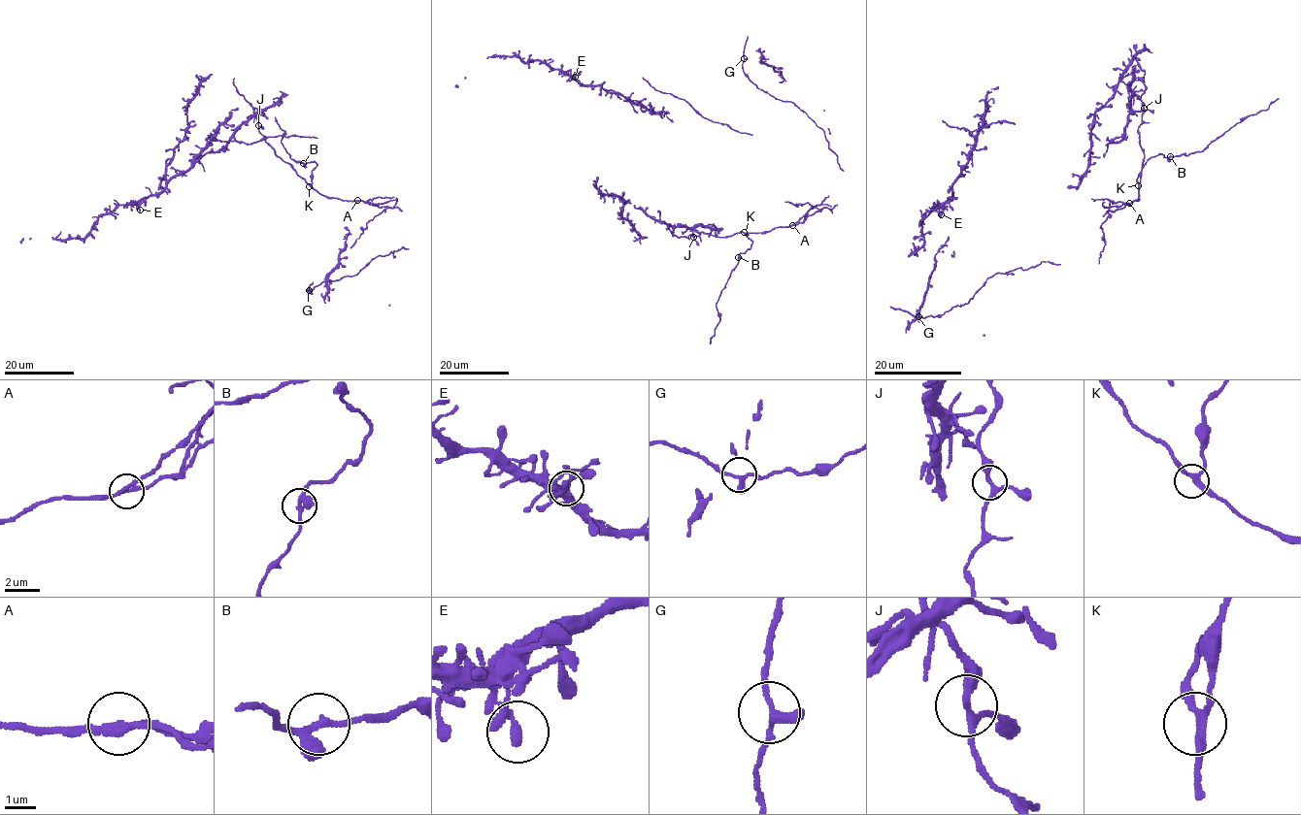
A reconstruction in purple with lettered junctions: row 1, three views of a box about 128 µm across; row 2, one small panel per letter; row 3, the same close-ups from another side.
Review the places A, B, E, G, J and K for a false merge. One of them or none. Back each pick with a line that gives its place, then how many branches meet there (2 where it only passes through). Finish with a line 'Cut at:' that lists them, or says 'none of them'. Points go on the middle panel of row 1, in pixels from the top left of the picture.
A: place (792, 225); branches 3
Cut at: A

